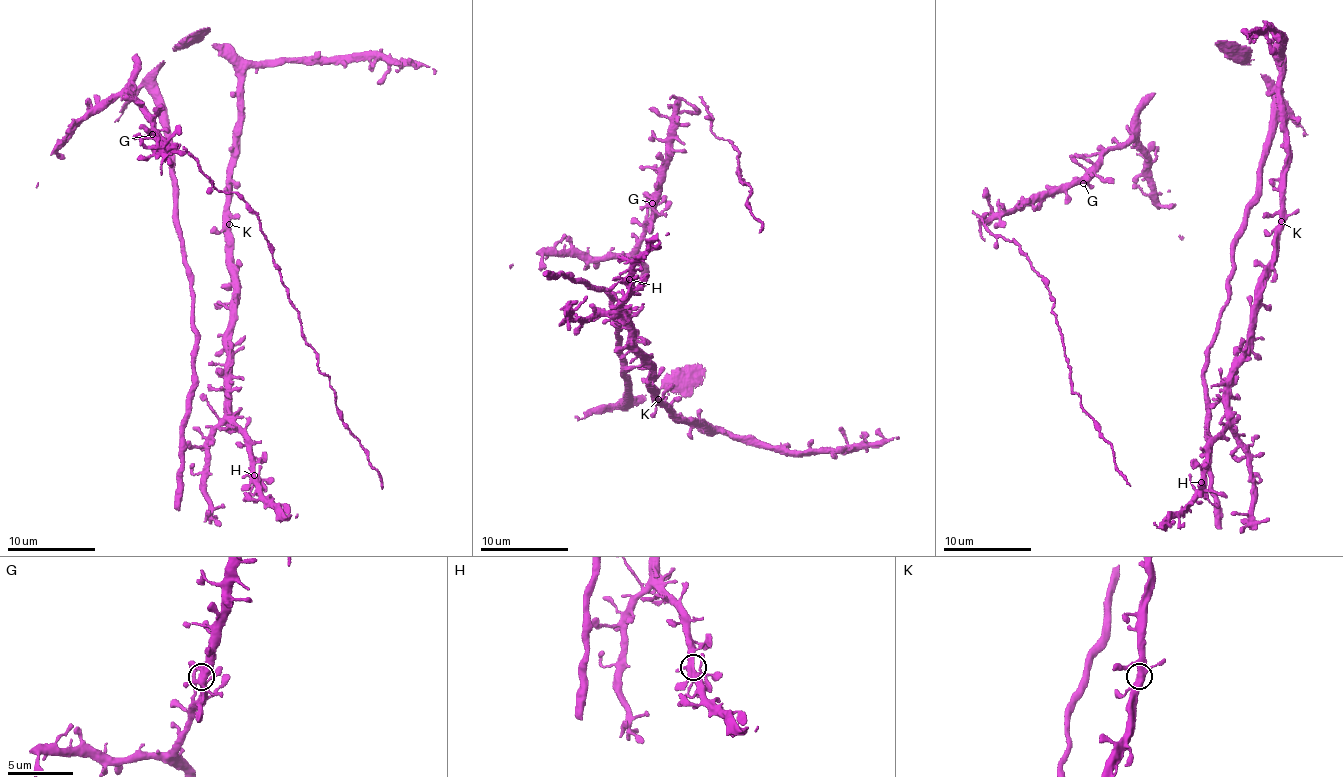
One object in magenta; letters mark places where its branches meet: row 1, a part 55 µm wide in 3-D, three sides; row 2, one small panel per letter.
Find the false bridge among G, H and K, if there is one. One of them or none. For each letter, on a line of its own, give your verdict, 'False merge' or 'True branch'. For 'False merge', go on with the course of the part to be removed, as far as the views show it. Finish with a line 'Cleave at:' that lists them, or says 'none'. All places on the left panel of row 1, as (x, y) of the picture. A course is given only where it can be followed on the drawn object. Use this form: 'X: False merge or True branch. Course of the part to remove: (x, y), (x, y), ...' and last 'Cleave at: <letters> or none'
G: True branch
H: True branch
K: True branch
Cleave at: none

